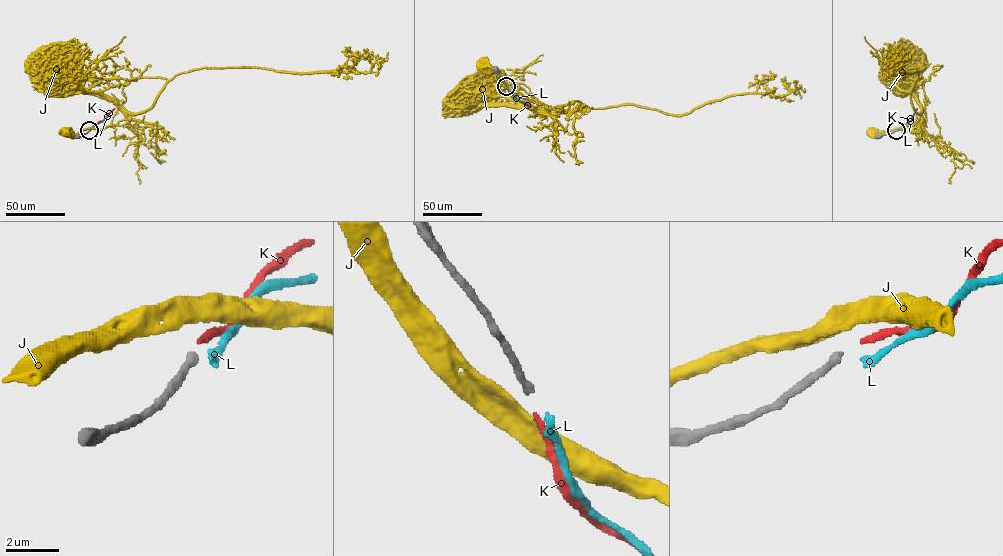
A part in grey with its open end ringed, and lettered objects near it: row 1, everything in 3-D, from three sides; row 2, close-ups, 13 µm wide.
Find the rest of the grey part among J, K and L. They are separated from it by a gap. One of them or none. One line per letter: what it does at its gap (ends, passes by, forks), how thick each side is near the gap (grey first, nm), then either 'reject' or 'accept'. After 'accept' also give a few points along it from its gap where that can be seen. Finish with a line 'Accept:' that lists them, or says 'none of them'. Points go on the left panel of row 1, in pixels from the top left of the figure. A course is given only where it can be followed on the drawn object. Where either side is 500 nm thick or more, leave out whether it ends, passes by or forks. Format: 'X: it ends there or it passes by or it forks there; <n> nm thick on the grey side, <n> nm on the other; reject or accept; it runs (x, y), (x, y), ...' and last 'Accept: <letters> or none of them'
J: 280 nm thick on the grey side, 500 nm on the other; reject
K: it ends there; 280 nm thick on the grey side, 200 nm on the other; accept; it runs (89, 129), (114, 108)
L: it ends there; 280 nm thick on the grey side, 280 nm on the other; reject
Accept: K

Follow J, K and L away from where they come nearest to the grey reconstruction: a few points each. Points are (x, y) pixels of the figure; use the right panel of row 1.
J: (896, 129), (879, 134), (871, 132)
K: (896, 129), (911, 120), (917, 108)
L: (896, 130), (908, 123), (912, 115)

